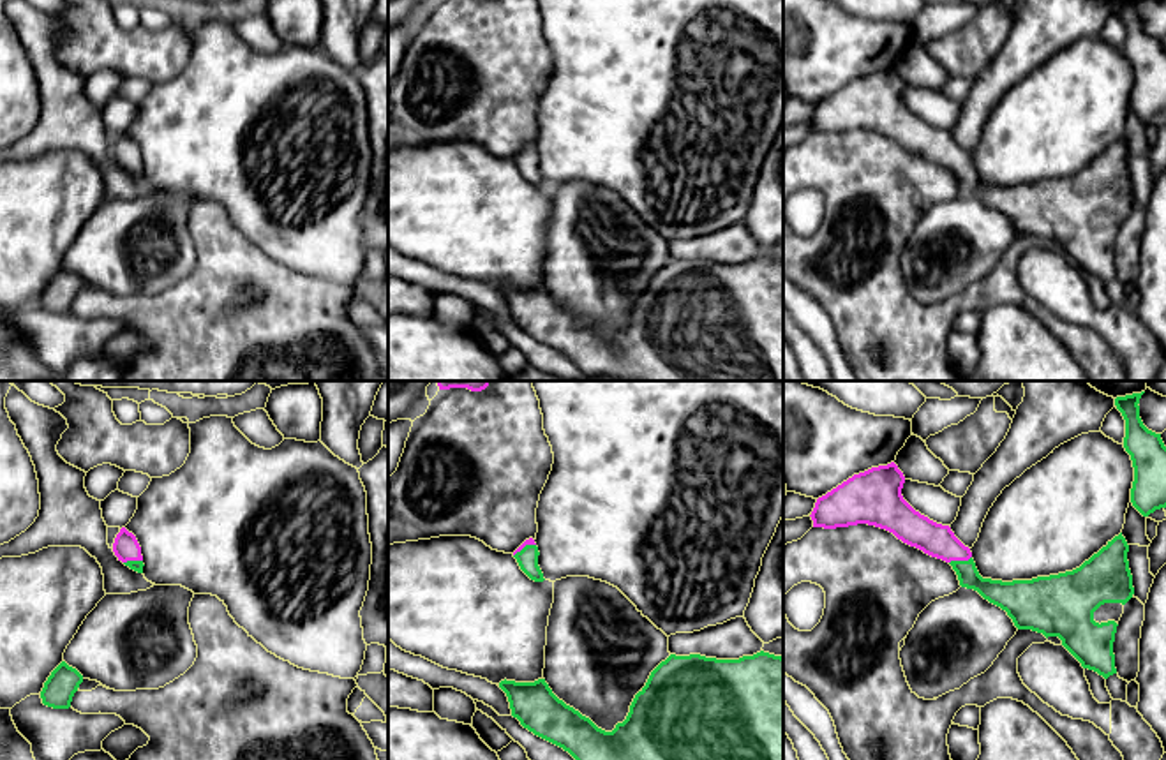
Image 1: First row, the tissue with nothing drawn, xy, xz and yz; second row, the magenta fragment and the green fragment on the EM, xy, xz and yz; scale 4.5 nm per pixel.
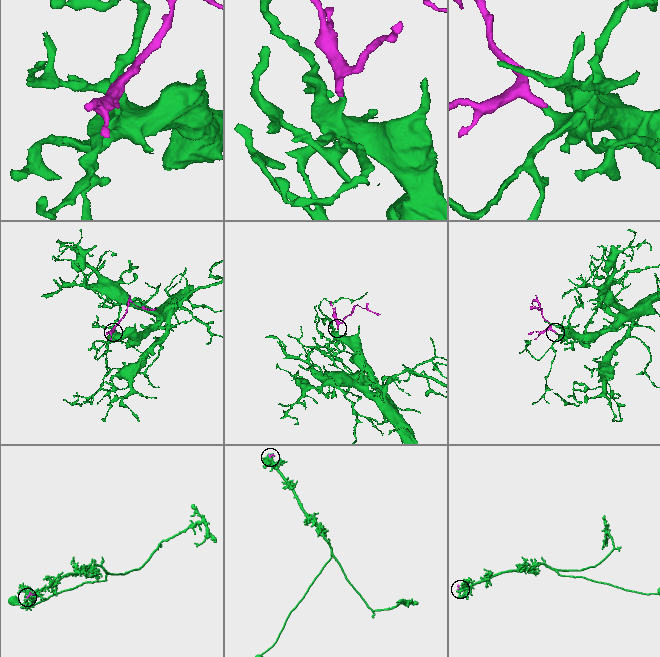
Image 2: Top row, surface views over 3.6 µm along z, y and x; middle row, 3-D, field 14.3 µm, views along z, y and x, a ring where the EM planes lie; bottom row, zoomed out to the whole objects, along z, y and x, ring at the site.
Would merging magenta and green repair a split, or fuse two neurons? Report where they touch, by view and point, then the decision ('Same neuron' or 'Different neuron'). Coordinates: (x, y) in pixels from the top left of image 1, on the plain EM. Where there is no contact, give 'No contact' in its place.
Touches magenta at yz (960, 164). Same neuron

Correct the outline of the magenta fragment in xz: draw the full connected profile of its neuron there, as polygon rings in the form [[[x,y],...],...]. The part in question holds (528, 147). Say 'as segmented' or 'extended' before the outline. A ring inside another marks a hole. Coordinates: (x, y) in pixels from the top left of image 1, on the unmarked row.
extended; [[[533,143],[526,145],[515,157],[513,162],[517,164],[520,175],[534,187],[543,187],[543,178],[538,171],[538,152]]]

